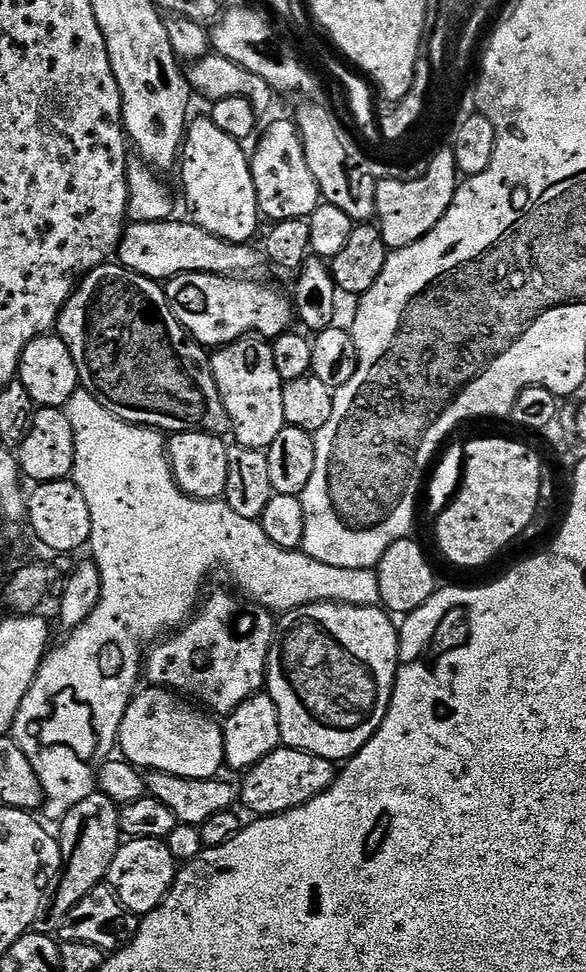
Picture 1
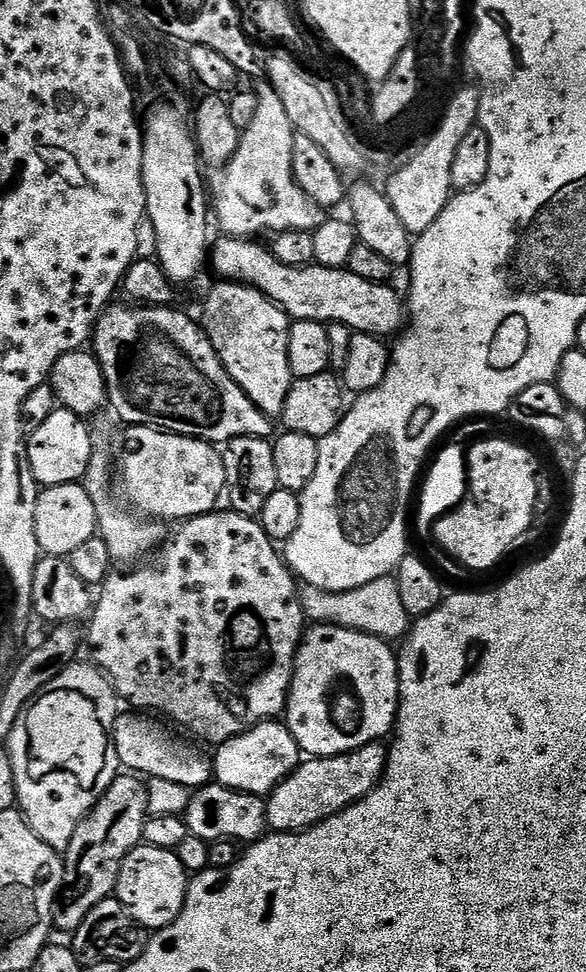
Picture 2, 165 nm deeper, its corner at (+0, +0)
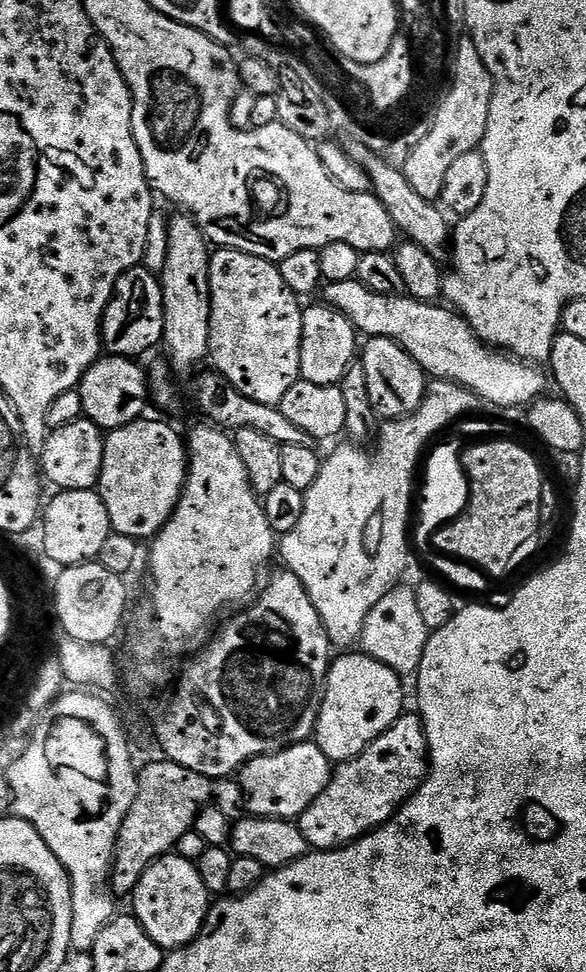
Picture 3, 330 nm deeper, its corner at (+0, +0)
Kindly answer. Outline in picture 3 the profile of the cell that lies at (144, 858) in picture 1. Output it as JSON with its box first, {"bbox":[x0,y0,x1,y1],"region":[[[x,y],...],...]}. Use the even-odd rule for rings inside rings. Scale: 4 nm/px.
{"bbox":[130,854,210,950],"region":[[[169,854],[145,867],[142,878],[131,894],[130,903],[136,921],[143,926],[146,934],[150,934],[155,944],[165,950],[175,950],[186,947],[204,929],[204,920],[208,917],[210,907],[210,893],[193,861]]]}

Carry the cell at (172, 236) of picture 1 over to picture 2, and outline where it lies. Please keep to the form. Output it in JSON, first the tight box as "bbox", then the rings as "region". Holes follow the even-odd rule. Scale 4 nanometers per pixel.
{"bbox":[210,238,406,338],"region":[[[220,238],[224,240],[215,241],[214,247],[210,252],[210,268],[213,268],[214,271],[217,272],[217,277],[223,278],[228,282],[239,282],[241,284],[248,284],[252,288],[256,288],[262,294],[266,294],[269,296],[272,301],[279,306],[279,308],[284,309],[285,312],[288,313],[289,317],[292,320],[316,320],[320,324],[325,326],[343,326],[345,329],[351,330],[352,332],[365,332],[366,334],[370,334],[371,336],[378,336],[381,338],[389,338],[388,336],[395,337],[397,333],[401,331],[405,327],[406,324],[406,304],[402,299],[400,300],[400,296],[398,293],[392,289],[392,286],[388,284],[375,284],[374,282],[366,282],[366,278],[358,278],[358,274],[354,274],[353,272],[349,272],[347,268],[321,268],[319,266],[305,266],[303,268],[295,268],[294,266],[286,266],[286,262],[278,262],[278,258],[276,255],[272,253],[267,247],[264,248],[252,238]]]}

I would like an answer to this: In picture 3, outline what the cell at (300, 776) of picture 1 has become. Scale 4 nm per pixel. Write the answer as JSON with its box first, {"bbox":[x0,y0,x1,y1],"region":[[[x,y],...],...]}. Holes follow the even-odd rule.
{"bbox":[298,714,429,849],"region":[[[401,714],[380,737],[353,760],[335,765],[328,785],[298,818],[309,849],[339,848],[380,828],[424,781],[429,770],[428,743],[419,715]]]}

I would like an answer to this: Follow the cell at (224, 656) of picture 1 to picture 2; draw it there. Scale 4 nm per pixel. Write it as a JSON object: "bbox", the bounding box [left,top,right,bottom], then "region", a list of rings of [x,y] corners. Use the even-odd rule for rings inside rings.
{"bbox":[86,510,306,746],"region":[[[217,510],[207,512],[204,516],[195,516],[192,520],[185,520],[177,528],[180,529],[177,530],[176,536],[169,535],[163,541],[164,557],[157,564],[148,564],[145,568],[134,569],[133,572],[113,571],[105,578],[103,584],[99,585],[98,599],[87,621],[89,624],[88,632],[86,628],[86,644],[87,647],[88,644],[92,647],[91,659],[95,667],[112,681],[117,697],[123,703],[125,700],[136,707],[133,709],[143,710],[148,714],[159,714],[165,721],[173,725],[181,724],[186,731],[193,732],[197,736],[197,741],[205,740],[206,743],[212,744],[211,746],[219,746],[230,738],[250,731],[256,724],[275,721],[279,717],[276,715],[279,712],[281,715],[287,709],[288,695],[296,673],[296,655],[306,631],[304,601],[301,589],[296,589],[297,577],[288,567],[281,549],[260,525],[259,519],[243,516],[242,513],[231,510]]]}

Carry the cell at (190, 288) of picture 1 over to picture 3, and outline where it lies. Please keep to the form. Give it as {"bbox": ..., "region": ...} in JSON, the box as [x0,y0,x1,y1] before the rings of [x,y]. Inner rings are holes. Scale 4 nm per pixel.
{"bbox":[102,266,164,357],"region":[[[144,266],[126,270],[118,278],[102,325],[102,348],[110,356],[139,357],[139,352],[148,352],[164,338],[164,303],[160,277]]]}

